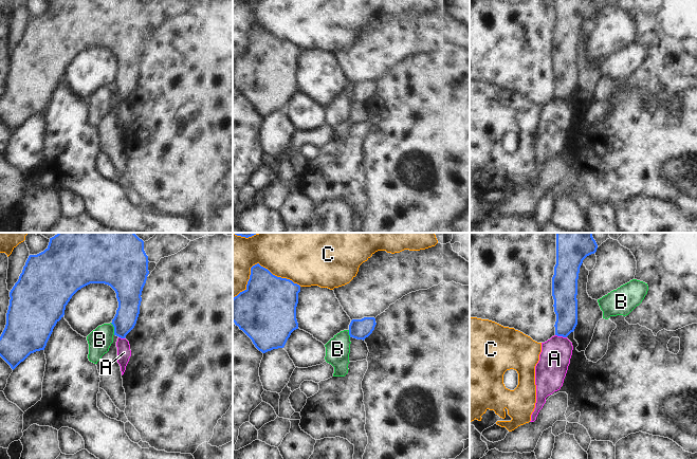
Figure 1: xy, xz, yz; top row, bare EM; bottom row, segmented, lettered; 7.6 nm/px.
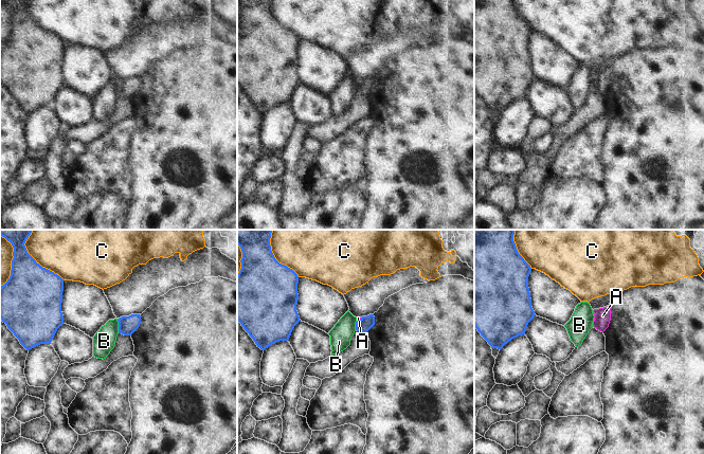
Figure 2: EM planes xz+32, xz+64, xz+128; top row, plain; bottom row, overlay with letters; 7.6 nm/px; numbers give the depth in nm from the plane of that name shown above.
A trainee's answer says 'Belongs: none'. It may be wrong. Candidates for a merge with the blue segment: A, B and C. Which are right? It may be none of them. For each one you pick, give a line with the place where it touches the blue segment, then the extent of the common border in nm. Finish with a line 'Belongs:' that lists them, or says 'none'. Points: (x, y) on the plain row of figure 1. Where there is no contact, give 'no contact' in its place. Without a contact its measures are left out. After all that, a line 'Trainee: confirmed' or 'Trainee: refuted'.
Belongs: none
Trainee: confirmed

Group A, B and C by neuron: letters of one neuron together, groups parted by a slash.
A / B / C

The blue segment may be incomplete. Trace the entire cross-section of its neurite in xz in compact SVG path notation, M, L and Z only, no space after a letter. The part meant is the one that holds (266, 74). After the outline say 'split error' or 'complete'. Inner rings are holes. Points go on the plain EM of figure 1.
M257 26L251 31L246 52L233 61L233 85L262 116L283 111L291 96L298 92L296 70L299 55L299 48L273 38Z; complete

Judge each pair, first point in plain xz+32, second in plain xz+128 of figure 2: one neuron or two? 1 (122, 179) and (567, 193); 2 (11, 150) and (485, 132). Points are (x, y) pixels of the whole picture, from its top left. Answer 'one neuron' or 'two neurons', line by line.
1: two neurons
2: one neuron

